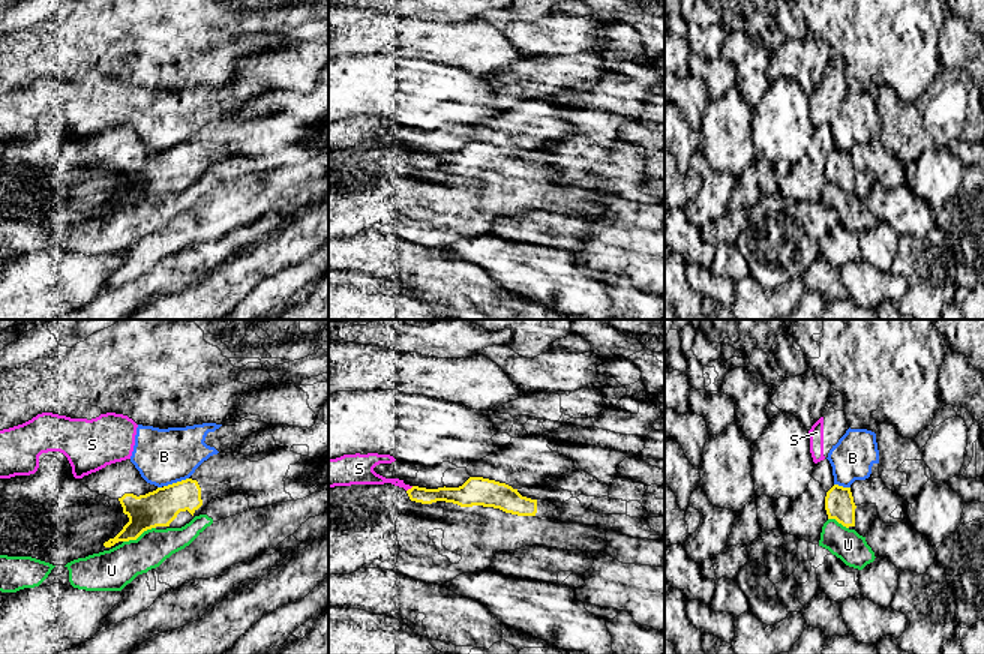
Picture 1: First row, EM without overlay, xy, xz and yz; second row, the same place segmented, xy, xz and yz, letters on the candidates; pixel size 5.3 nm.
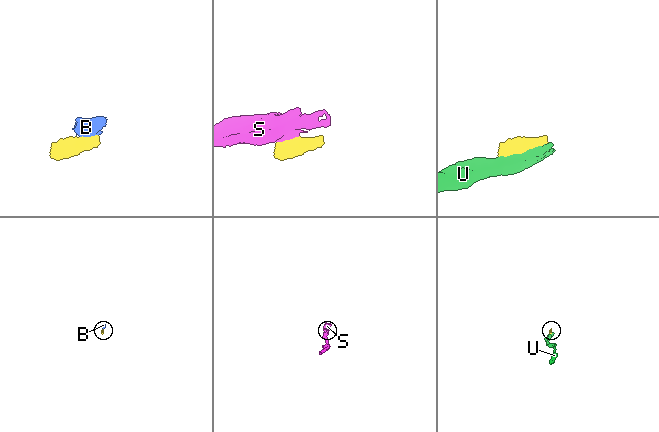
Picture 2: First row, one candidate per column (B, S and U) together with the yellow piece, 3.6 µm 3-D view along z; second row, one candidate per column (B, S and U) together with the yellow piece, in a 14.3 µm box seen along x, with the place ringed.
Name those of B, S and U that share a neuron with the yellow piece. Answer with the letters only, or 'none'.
none

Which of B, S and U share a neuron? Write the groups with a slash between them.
B S / U

